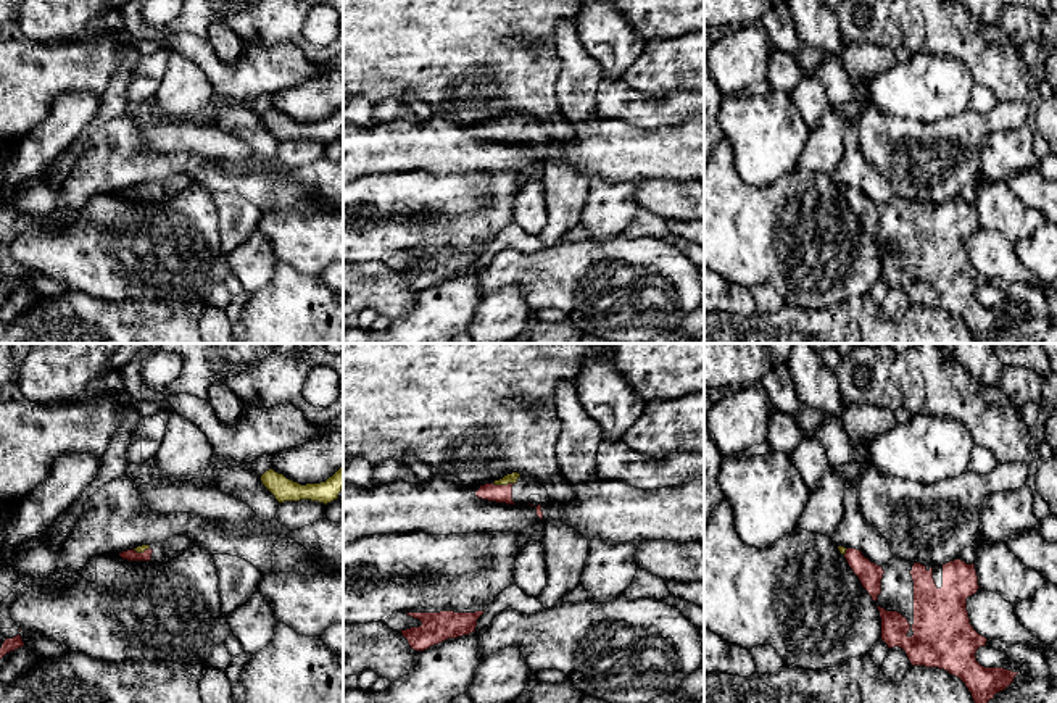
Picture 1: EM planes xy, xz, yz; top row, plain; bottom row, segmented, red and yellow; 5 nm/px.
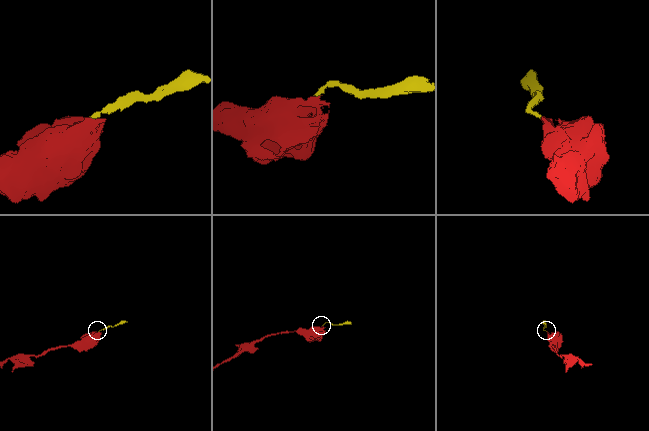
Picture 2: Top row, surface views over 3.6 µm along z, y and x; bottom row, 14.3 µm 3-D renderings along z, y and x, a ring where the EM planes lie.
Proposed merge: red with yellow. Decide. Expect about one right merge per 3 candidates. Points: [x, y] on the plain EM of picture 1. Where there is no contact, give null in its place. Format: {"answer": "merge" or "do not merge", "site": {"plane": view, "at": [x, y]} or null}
{"answer": "merge", "site": {"plane": "xz", "at": [505, 124]}}

